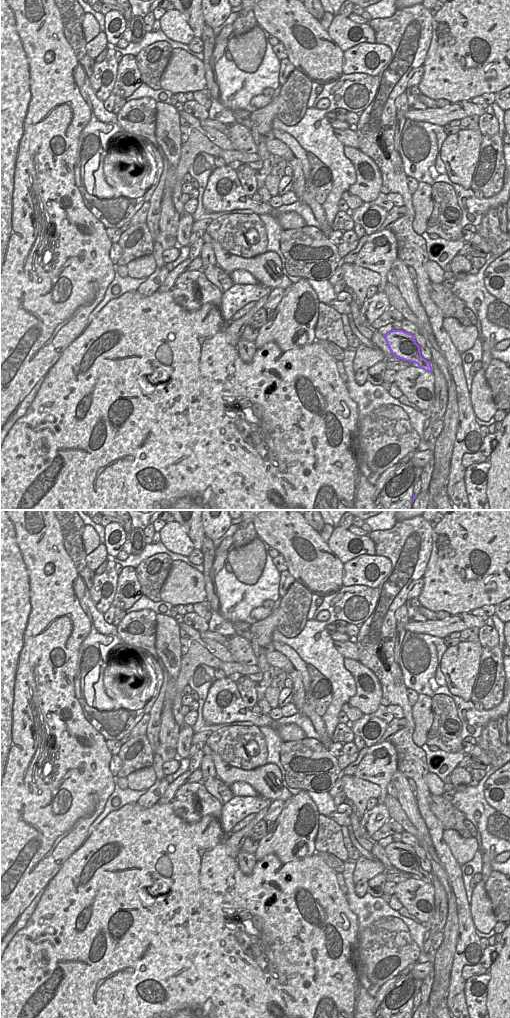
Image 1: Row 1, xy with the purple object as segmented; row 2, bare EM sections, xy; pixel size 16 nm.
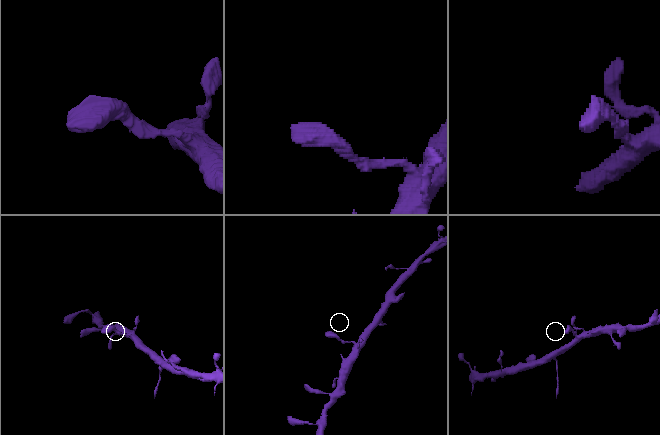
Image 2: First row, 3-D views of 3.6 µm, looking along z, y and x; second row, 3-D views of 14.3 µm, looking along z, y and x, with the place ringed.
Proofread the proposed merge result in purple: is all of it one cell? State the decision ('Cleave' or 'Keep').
Keep.

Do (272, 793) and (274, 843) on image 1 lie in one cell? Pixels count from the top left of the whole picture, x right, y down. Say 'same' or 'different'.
different

